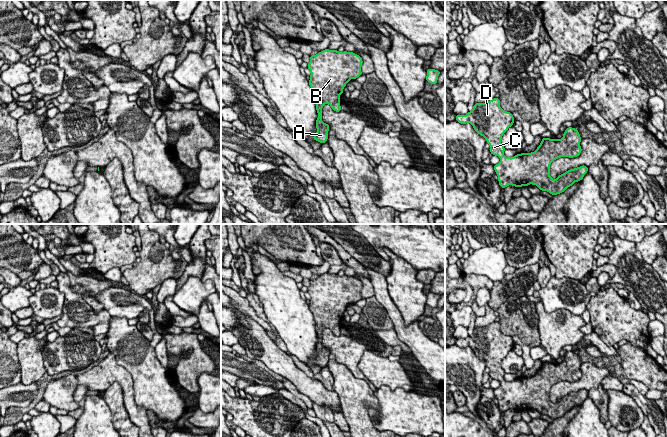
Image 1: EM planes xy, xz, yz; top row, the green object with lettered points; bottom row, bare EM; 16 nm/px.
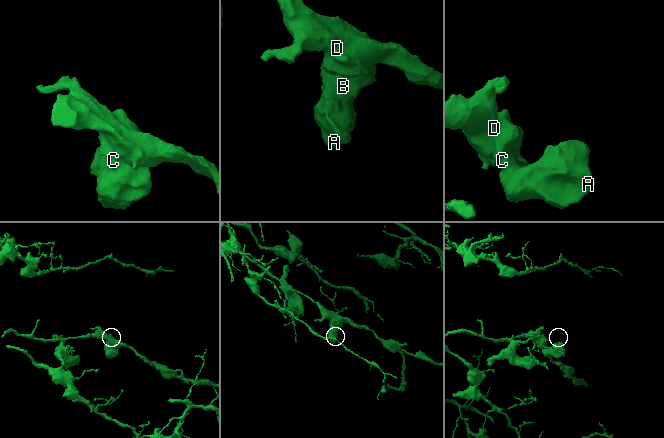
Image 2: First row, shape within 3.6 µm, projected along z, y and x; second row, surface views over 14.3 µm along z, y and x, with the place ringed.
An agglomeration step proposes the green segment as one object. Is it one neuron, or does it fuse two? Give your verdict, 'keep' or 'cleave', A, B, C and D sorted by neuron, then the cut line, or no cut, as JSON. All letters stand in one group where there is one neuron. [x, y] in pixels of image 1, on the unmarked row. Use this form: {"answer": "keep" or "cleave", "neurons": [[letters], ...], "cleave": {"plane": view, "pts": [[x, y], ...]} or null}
{"answer": "keep", "neurons": [["A", "B", "C", "D"]], "cleave": null}

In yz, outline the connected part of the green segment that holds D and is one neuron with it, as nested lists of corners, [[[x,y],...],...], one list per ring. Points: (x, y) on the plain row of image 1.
[[[499,322],[486,327],[475,327],[470,336],[456,339],[455,344],[461,348],[470,347],[474,354],[486,363],[490,377],[500,382],[500,386],[494,389],[494,394],[501,412],[532,408],[541,415],[557,419],[575,406],[581,405],[588,396],[588,391],[582,389],[566,395],[556,403],[550,400],[550,389],[554,384],[560,381],[573,382],[581,378],[581,361],[579,355],[572,351],[566,352],[561,363],[543,361],[534,376],[522,376],[514,381],[506,381],[501,362],[508,352],[513,350],[514,341],[500,331]]]

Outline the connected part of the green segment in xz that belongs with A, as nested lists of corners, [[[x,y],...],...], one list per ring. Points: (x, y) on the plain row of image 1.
[[[325,273],[310,280],[307,292],[310,294],[309,309],[315,321],[318,342],[317,356],[313,363],[326,367],[330,350],[322,345],[322,332],[325,328],[331,330],[335,336],[341,335],[340,319],[351,303],[362,299],[362,282],[353,276],[339,276]]]

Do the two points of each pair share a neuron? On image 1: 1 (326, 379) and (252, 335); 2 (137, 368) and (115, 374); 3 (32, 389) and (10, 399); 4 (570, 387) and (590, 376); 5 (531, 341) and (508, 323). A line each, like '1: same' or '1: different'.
1: different
2: different
3: same
4: same
5: same

